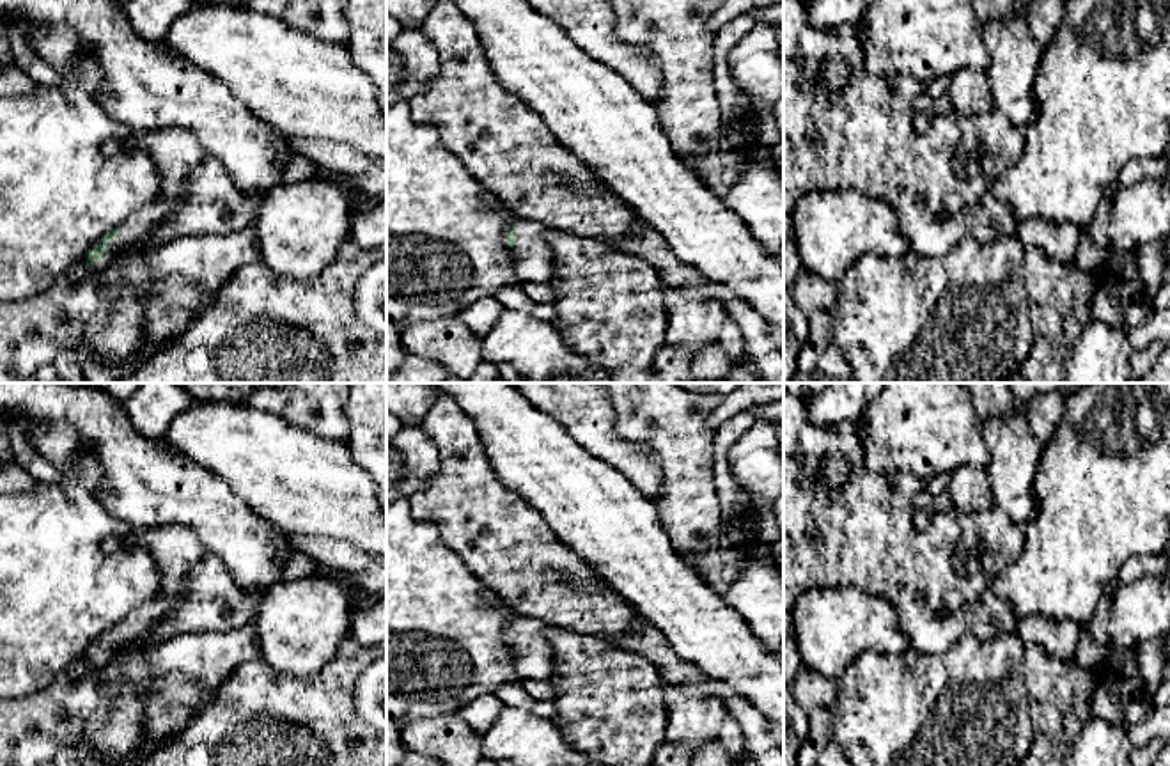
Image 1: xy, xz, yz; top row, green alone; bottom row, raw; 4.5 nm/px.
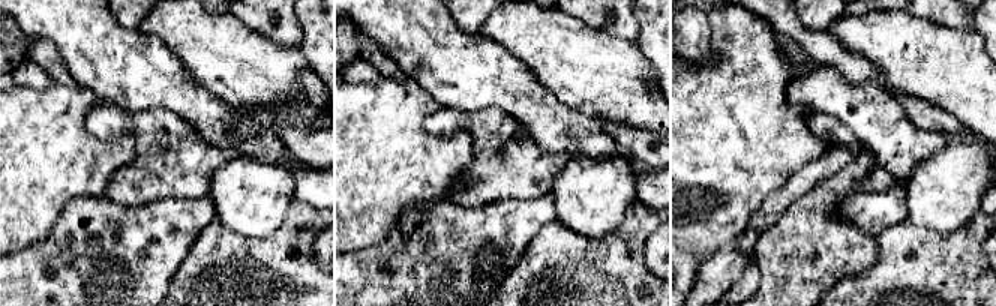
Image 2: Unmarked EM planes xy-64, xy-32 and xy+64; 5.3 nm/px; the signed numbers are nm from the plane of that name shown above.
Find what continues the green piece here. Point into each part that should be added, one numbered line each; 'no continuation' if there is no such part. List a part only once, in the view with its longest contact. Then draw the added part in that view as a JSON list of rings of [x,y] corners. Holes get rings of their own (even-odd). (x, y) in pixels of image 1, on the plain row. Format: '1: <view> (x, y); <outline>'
1: xy (137, 621); [[[156,594],[138,608],[131,610],[119,624],[119,631],[108,638],[110,647],[101,658],[94,658],[94,665],[105,665],[117,647],[128,645],[149,629],[160,617],[167,615],[174,606],[174,599]]]

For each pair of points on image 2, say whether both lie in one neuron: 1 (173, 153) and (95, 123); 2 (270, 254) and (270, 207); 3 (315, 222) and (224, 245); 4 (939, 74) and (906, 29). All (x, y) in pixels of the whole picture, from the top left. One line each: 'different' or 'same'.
1: same
2: different
3: same
4: same

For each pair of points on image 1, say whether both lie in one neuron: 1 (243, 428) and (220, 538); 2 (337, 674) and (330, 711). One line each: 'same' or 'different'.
1: different
2: same

